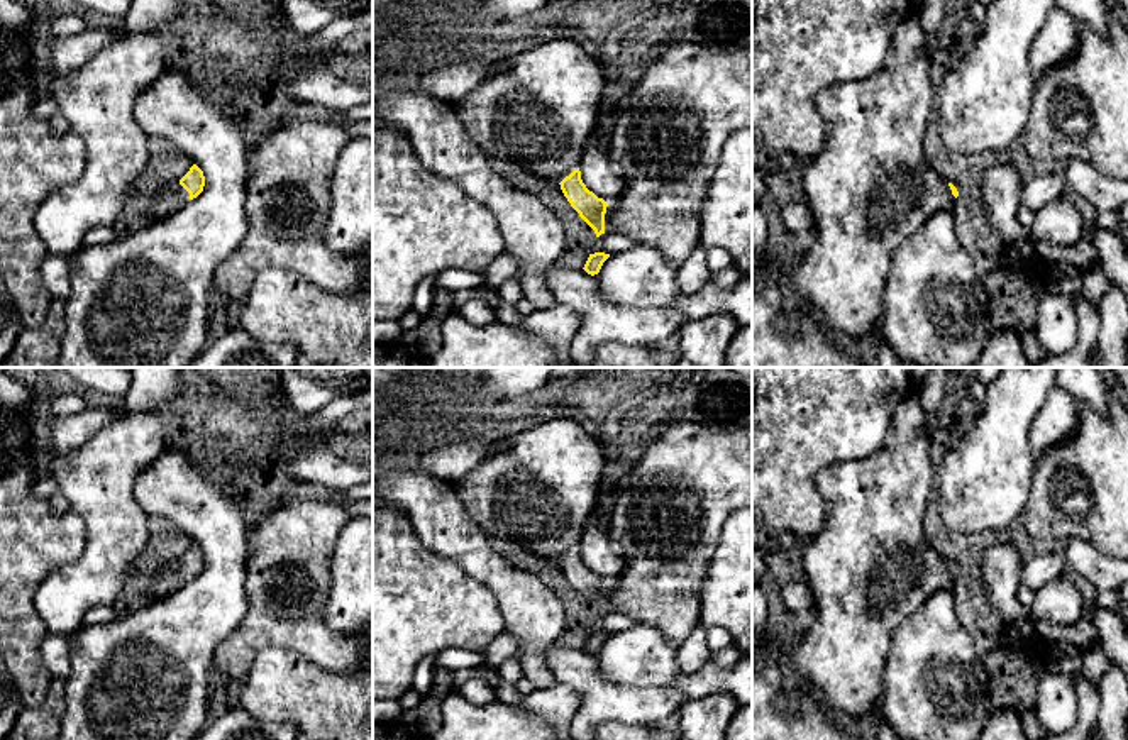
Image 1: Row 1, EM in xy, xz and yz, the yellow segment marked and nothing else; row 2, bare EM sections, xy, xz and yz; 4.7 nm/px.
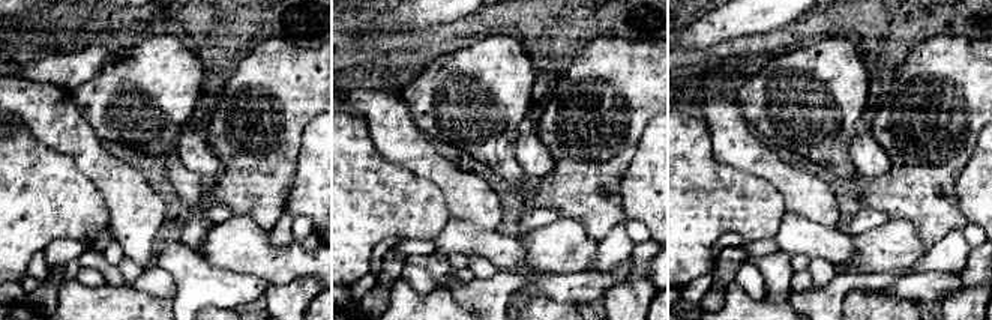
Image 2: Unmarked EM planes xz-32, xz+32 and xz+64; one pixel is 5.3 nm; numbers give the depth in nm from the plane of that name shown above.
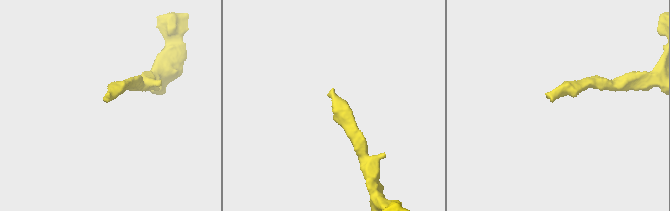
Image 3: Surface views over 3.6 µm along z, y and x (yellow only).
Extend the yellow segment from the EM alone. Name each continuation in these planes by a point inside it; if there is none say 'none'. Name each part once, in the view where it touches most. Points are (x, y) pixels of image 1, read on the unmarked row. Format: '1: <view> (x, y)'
1: xz (537, 488)

